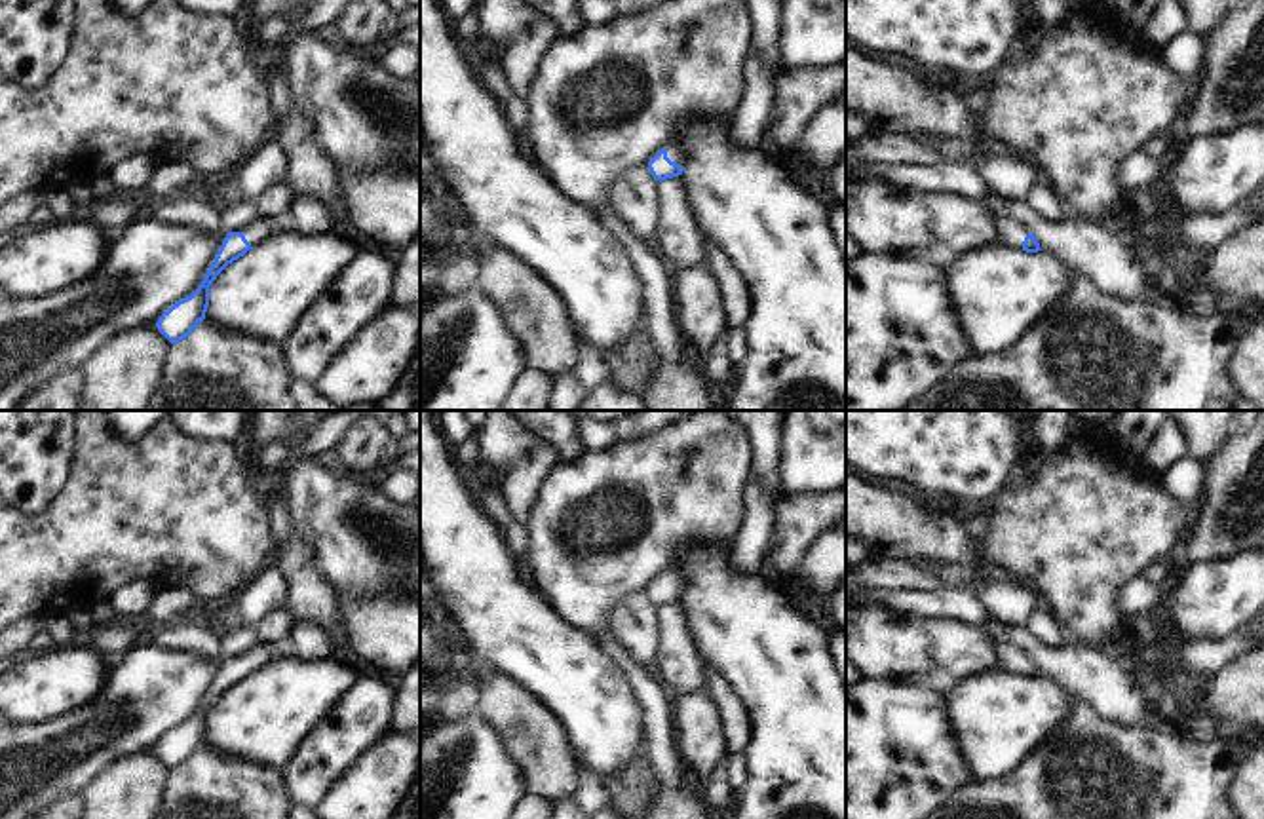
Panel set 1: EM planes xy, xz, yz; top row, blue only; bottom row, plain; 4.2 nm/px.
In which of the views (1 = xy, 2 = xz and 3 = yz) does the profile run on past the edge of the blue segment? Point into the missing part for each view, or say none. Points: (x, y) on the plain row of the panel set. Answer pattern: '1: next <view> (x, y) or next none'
1: next xy (261, 656)
2: next xz (677, 576)
3: next yz (1012, 660)

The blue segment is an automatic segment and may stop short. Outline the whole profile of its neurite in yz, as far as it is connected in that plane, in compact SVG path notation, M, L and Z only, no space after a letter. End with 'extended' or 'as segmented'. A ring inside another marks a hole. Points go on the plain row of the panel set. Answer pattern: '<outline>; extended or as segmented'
M996 646L996 652L1000 657L1000 669L1015 676L1026 676L1026 678L1042 676L1038 665L1026 654L1011 646Z; extended

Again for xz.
M677 562L648 587L648 595L652 602L661 608L682 600L690 585L692 581L684 570L684 564Z; extended

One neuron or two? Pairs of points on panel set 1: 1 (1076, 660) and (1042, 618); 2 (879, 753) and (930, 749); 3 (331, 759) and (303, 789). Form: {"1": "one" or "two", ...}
{"1": "two", "2": "one", "3": "one"}

